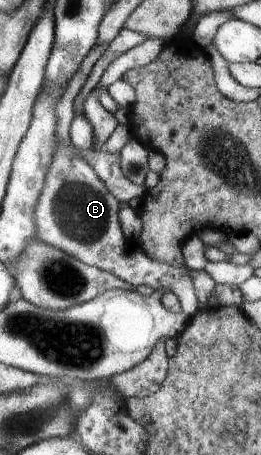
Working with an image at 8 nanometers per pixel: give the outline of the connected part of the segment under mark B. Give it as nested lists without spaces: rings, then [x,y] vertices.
[[[109,42],[94,44],[88,54],[80,62],[78,70],[70,76],[64,86],[62,98],[54,104],[54,154],[52,162],[46,170],[44,186],[38,194],[38,202],[34,204],[34,232],[39,241],[48,246],[66,252],[88,266],[113,274],[116,278],[126,281],[130,287],[146,285],[152,290],[168,290],[177,295],[181,311],[191,317],[198,310],[198,300],[194,294],[192,276],[185,265],[166,266],[161,262],[150,260],[143,250],[133,241],[124,238],[120,228],[117,211],[122,207],[104,182],[94,174],[94,170],[70,148],[69,128],[72,122],[72,101],[82,88],[97,58],[106,50]]]

